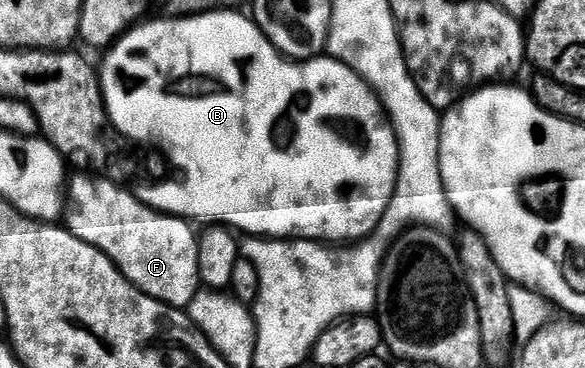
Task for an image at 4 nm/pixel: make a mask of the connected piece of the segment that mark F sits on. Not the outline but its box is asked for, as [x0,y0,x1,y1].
[64,175,200,309]

